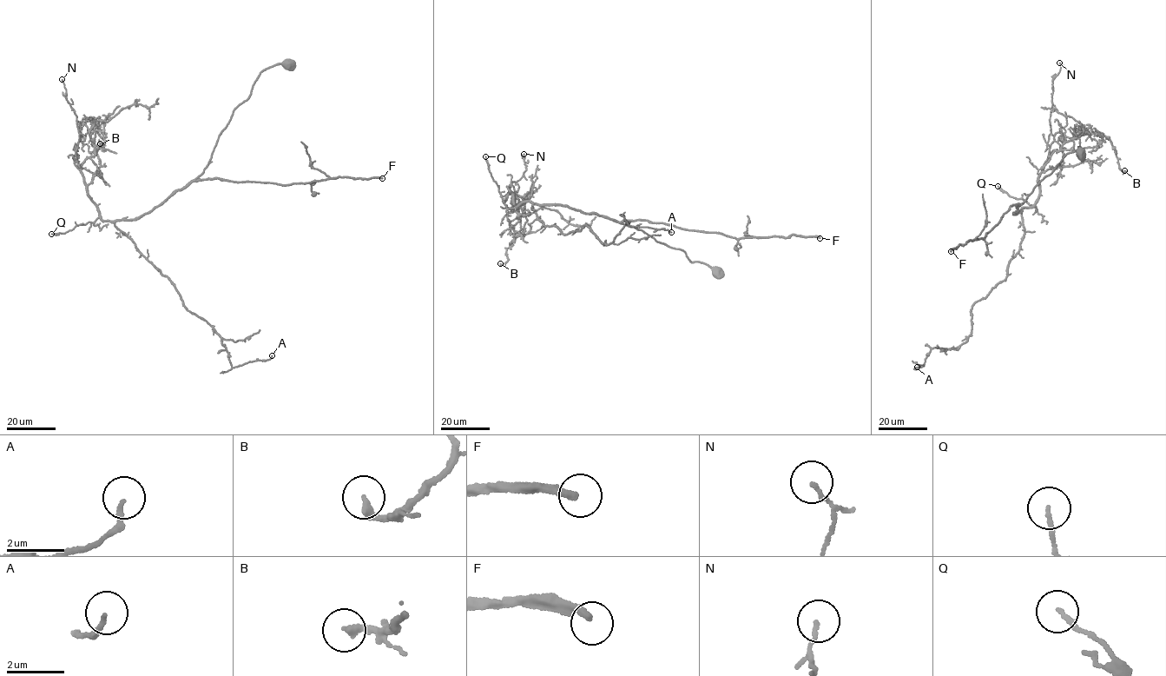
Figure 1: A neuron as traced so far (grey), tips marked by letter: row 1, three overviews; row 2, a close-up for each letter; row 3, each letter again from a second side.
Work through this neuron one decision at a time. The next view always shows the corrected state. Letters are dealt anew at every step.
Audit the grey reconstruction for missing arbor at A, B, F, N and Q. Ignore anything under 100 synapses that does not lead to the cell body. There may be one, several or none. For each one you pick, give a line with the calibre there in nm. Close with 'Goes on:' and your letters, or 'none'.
F: calibre 240 nm
Goes on: F

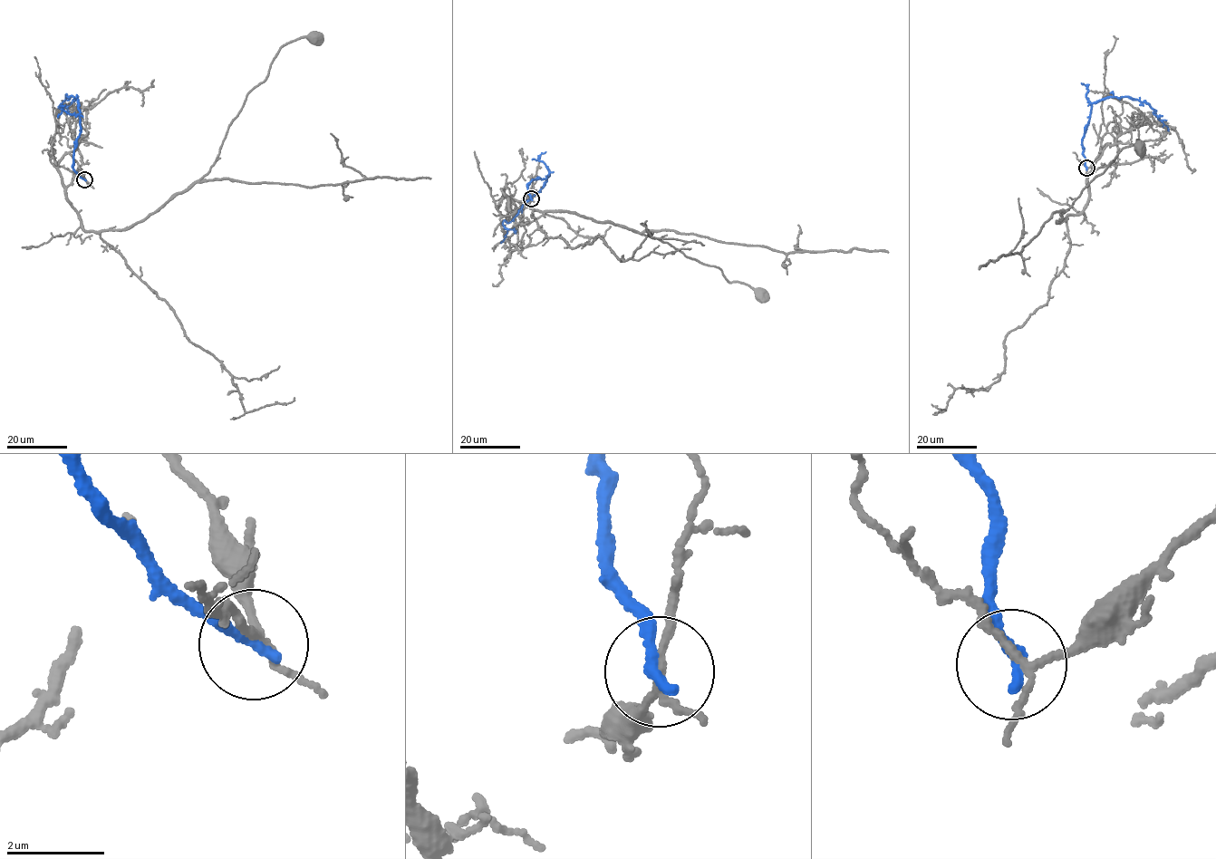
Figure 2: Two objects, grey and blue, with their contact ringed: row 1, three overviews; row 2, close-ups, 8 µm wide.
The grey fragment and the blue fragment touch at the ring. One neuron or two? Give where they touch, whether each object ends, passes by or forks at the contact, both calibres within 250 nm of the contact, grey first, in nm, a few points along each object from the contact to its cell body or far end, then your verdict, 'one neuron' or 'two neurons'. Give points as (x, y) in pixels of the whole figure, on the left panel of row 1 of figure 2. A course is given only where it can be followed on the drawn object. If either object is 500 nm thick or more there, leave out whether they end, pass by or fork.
(84, 179) | grey forks | blue ends | 130/280 nm | grey via (83, 179), (67, 153), (58, 172), (84, 229), (121, 231), (144, 221), (209, 170), (279, 49), (315, 38) | blue via (83, 179), (75, 171), (72, 161), (80, 112), (78, 100), (72, 95), (58, 107), (66, 108), (67, 114) | two neurons

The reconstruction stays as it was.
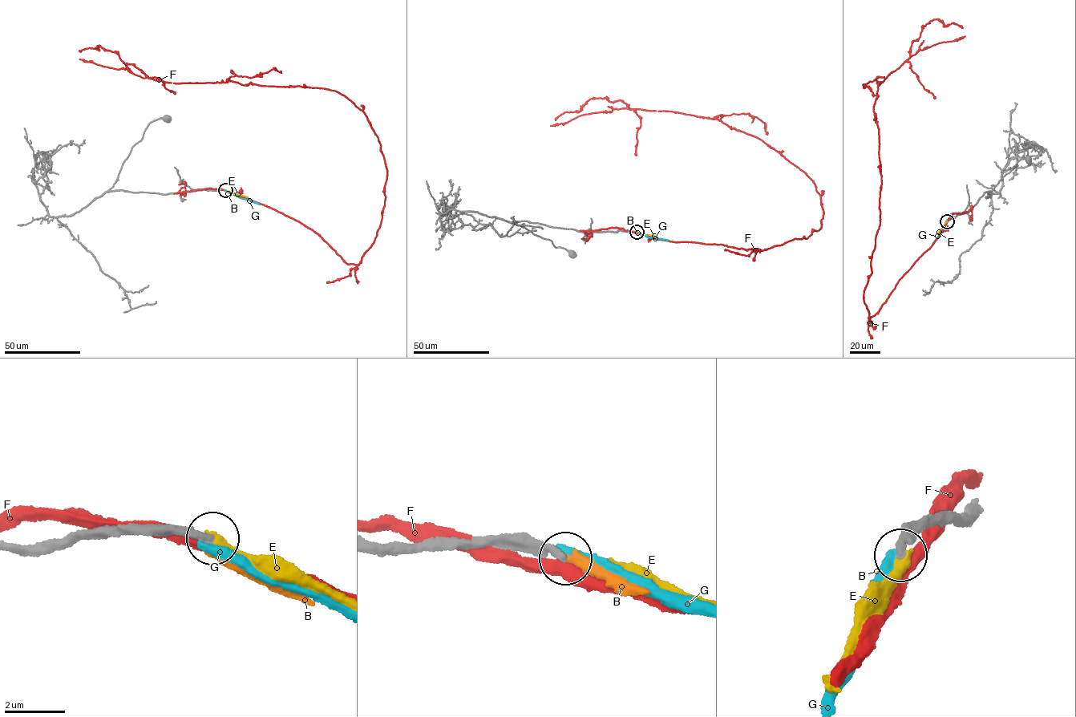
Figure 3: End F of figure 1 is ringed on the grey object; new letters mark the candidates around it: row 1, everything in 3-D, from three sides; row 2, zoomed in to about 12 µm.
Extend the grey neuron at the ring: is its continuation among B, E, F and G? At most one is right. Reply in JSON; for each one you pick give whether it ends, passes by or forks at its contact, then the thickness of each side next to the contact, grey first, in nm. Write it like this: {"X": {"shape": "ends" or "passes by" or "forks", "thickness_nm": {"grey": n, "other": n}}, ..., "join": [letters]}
{"E": {"shape": "ends", "thickness_nm": {"grey": 280, "other": 320}}, "join": ["E"]}

